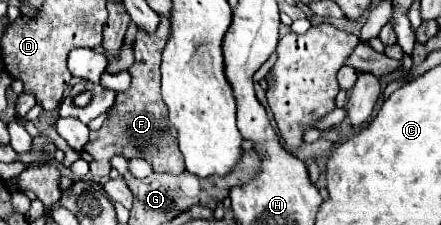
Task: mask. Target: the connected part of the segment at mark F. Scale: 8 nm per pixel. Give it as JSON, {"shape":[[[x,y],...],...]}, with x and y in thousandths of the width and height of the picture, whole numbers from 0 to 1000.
{"shape":[[[361,71],[361,124],[338,151],[315,124],[311,169],[302,187],[306,284],[293,302],[302,364],[283,409],[270,409],[261,436],[256,480],[247,489],[234,560],[220,587],[202,596],[202,631],[193,640],[193,676],[206,684],[206,773],[211,782],[247,782],[252,764],[252,702],[279,693],[324,702],[347,738],[347,764],[379,764],[379,773],[410,773],[415,764],[415,684],[406,676],[406,631],[397,604],[397,569],[379,551],[379,471],[365,444],[365,231],[374,213],[383,160],[383,80]]]}

